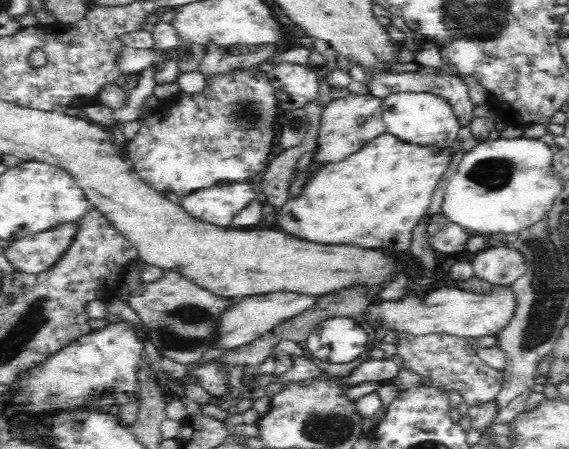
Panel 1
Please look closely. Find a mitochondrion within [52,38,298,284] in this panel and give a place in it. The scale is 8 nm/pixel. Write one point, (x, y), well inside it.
(245, 111)

